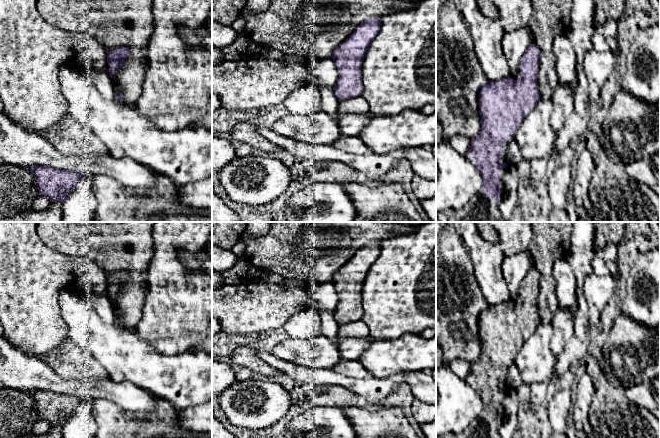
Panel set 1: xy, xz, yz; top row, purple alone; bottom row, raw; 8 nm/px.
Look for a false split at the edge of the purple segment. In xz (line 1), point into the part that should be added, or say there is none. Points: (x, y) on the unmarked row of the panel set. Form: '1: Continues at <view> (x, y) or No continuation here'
1: No continuation here

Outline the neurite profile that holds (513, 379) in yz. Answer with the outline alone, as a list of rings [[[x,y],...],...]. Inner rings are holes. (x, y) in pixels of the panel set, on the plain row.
[[[513,363],[508,367],[506,374],[506,385],[509,389],[518,390],[522,385],[520,371],[518,367]]]

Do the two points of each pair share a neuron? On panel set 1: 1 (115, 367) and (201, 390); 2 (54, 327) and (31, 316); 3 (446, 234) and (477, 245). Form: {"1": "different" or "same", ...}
{"1": "same", "2": "same", "3": "different"}

